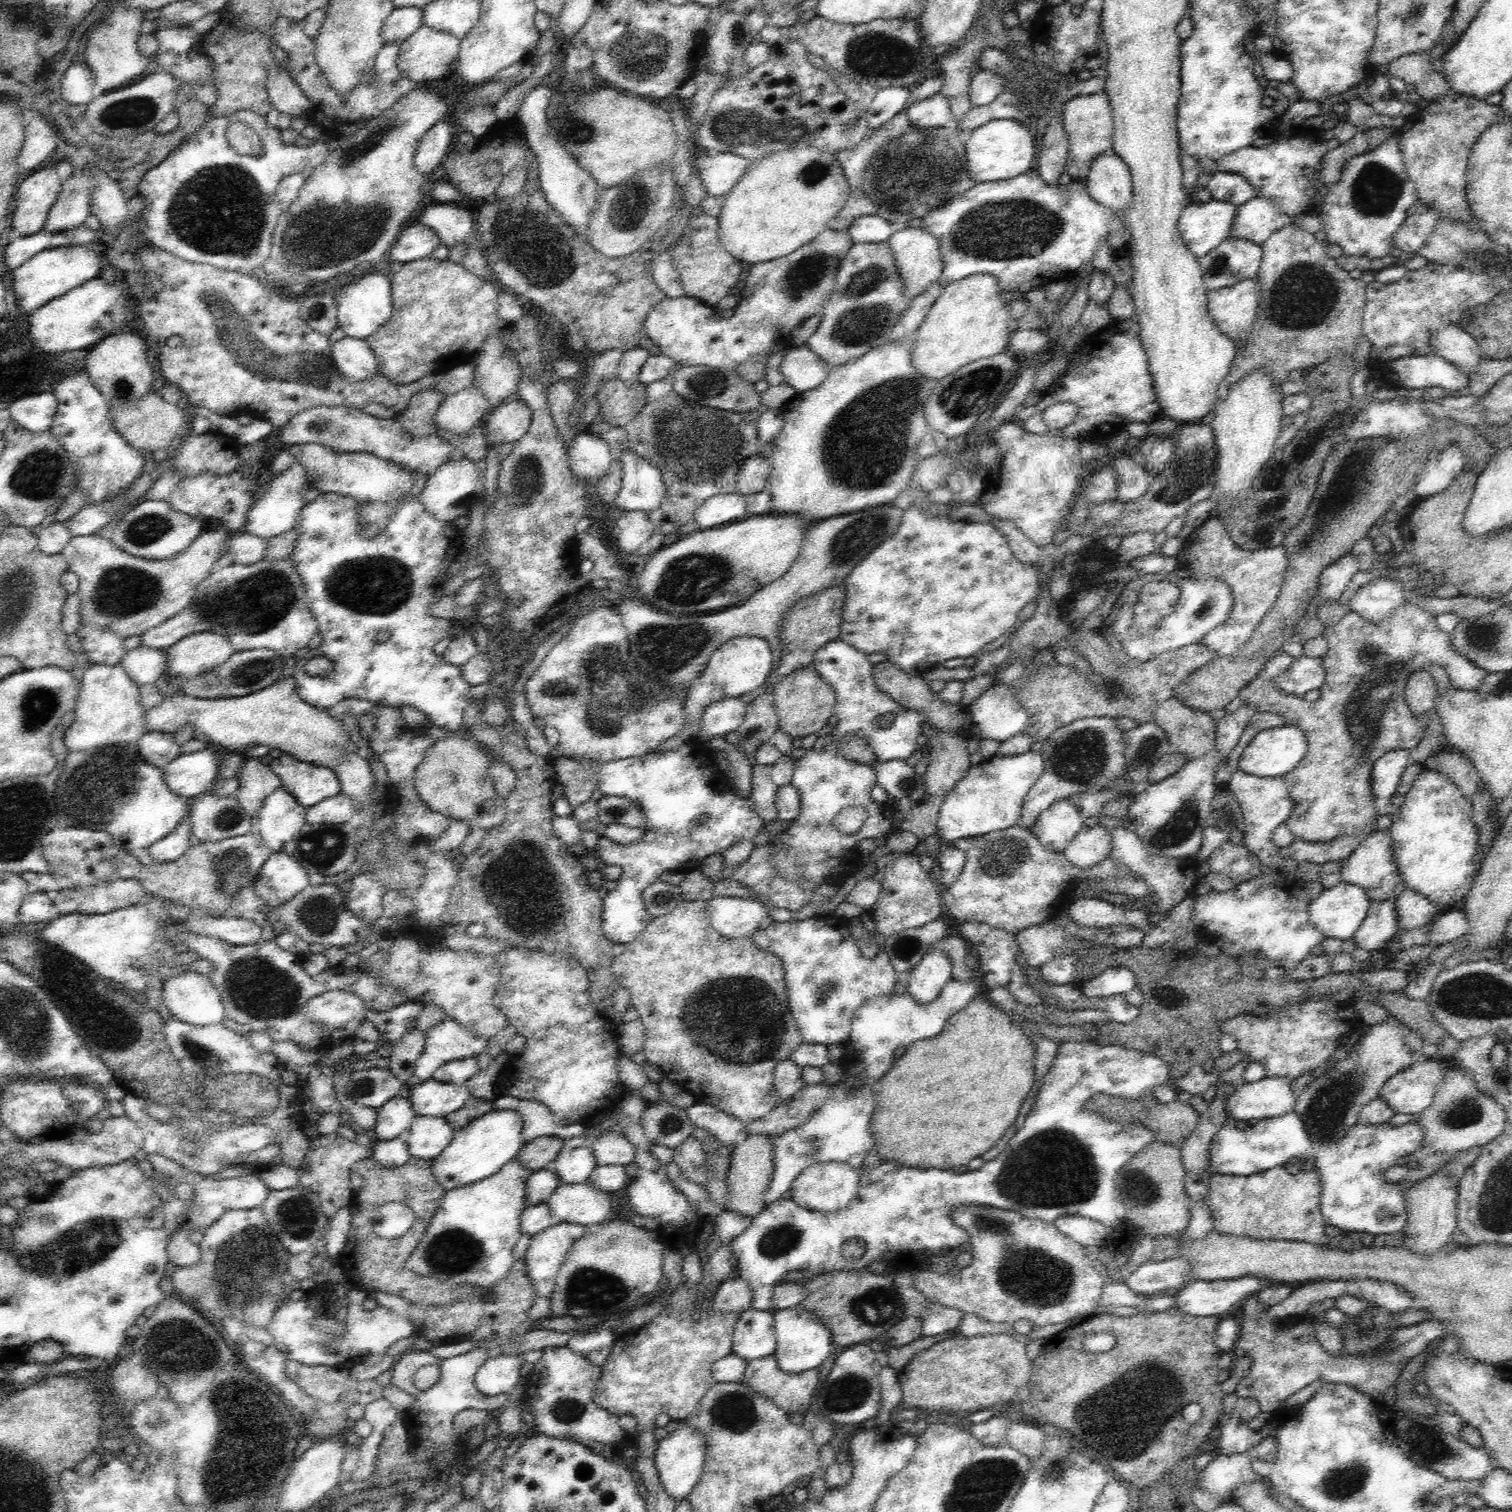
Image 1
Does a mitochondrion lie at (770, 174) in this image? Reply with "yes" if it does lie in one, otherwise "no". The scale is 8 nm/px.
no

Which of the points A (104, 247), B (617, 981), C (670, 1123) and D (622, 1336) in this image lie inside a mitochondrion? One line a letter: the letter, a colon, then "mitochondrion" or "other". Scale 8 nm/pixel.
A: other
B: other
C: mitochondrion
D: other

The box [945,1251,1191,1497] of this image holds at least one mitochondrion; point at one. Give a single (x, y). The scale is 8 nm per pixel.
(1056, 1466)

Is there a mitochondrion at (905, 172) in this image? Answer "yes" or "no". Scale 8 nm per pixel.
yes

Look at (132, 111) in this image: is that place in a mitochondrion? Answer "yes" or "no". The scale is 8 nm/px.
yes

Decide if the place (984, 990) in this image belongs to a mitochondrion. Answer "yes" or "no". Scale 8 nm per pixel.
no

